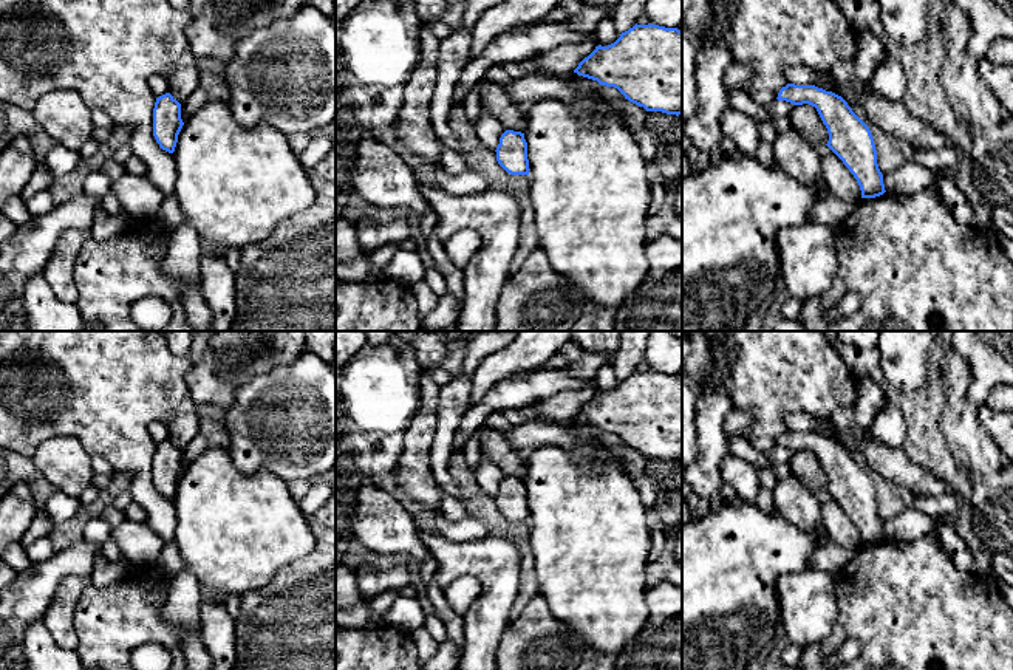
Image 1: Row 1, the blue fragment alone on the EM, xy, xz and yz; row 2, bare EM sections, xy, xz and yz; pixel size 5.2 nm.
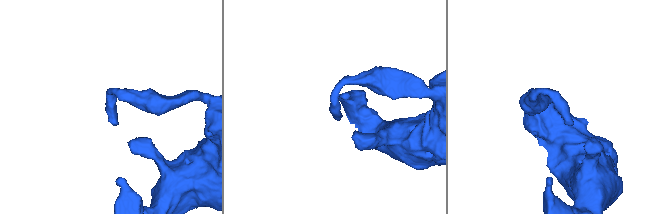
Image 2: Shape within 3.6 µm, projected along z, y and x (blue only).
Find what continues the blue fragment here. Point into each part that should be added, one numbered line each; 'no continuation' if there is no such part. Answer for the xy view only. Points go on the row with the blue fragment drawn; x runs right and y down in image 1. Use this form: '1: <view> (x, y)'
no continuation

